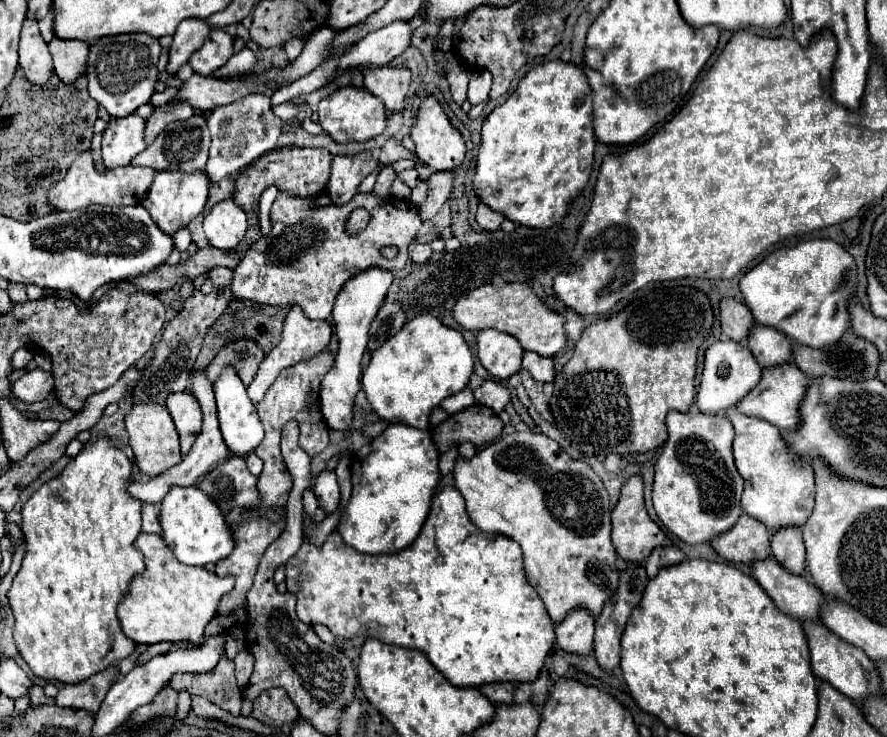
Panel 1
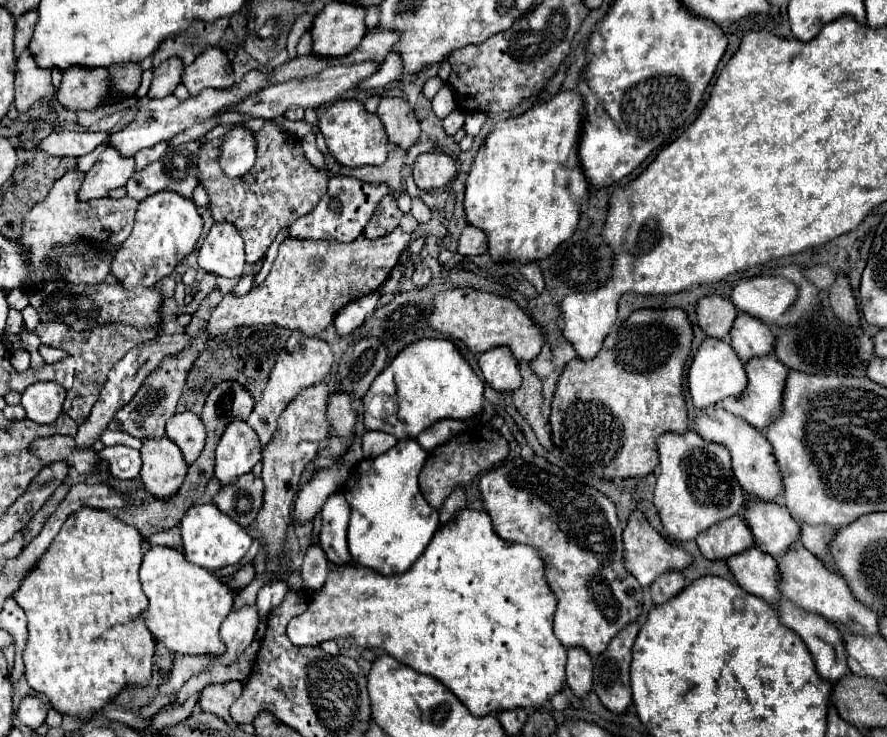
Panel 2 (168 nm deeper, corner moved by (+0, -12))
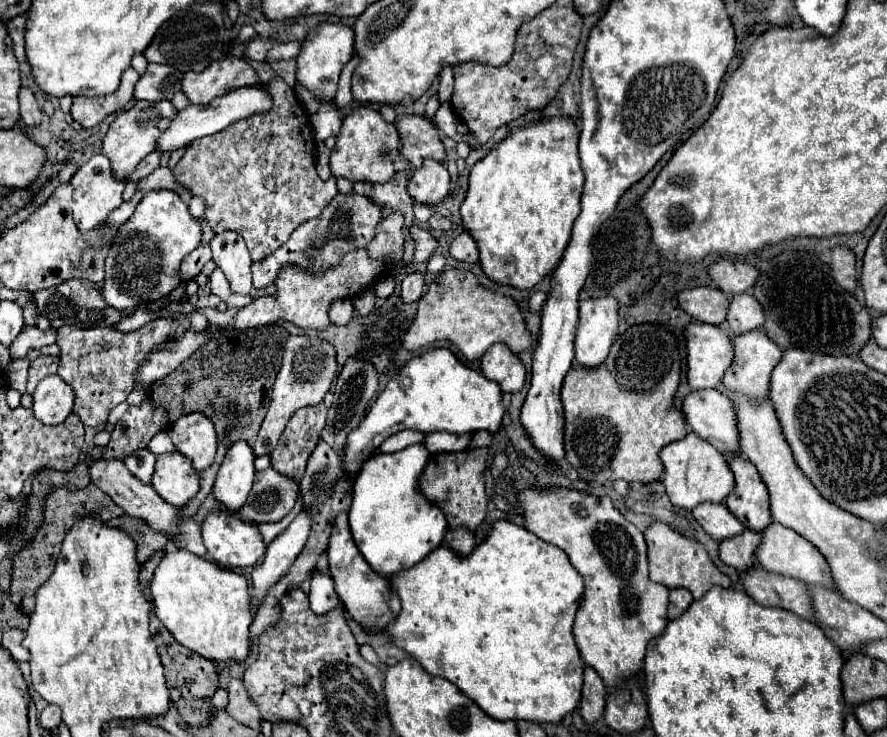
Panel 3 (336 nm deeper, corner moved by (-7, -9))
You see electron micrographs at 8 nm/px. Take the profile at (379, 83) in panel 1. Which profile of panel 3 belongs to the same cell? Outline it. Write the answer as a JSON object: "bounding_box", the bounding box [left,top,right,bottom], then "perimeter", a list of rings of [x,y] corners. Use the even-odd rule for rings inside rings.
{"bounding_box":[396,116,446,168],"perimeter":[[[400,116],[396,120],[396,128],[402,140],[400,152],[412,164],[412,168],[420,168],[426,158],[444,162],[446,150],[436,126],[430,120],[422,116]]]}

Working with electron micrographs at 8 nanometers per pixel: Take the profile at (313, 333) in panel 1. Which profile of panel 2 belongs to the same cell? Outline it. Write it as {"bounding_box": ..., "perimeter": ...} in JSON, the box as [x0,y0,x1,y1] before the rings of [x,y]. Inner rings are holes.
{"bounding_box":[247,331,333,445],"perimeter":[[[293,331],[287,345],[281,349],[279,357],[277,357],[277,363],[275,367],[271,369],[271,375],[269,375],[269,381],[267,381],[267,387],[261,395],[261,401],[255,403],[247,423],[257,431],[259,435],[259,441],[261,445],[267,445],[267,441],[271,439],[275,427],[277,427],[277,419],[281,415],[281,411],[287,407],[287,403],[291,399],[295,399],[295,395],[307,387],[307,385],[315,385],[319,381],[325,379],[325,375],[329,373],[331,369],[331,363],[333,363],[333,353],[331,353],[331,347],[317,339],[317,337],[307,337],[305,333],[301,331]]]}

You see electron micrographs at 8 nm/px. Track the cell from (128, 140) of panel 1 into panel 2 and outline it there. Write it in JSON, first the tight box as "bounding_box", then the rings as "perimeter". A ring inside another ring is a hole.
{"bounding_box":[79,147,135,199],"perimeter":[[[107,147],[91,171],[85,175],[85,181],[79,191],[79,199],[99,199],[105,197],[107,191],[125,187],[127,179],[135,173],[135,159],[123,157],[115,147]]]}

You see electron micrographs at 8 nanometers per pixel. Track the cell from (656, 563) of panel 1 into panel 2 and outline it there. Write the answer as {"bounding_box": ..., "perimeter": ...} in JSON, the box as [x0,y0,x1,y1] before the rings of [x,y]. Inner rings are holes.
{"bounding_box":[651,571,685,603],"perimeter":[[[667,571],[651,583],[651,593],[655,603],[665,603],[669,597],[677,595],[685,587],[685,577],[681,571]]]}

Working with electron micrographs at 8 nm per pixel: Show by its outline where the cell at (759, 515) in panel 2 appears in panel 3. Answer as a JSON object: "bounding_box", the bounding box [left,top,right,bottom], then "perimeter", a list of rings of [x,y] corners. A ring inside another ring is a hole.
{"bounding_box":[724,454,770,532],"perimeter":[[[726,454],[726,464],[734,474],[734,490],[726,496],[724,504],[730,512],[746,526],[756,532],[762,532],[770,518],[768,490],[754,470],[754,466],[740,454]]]}

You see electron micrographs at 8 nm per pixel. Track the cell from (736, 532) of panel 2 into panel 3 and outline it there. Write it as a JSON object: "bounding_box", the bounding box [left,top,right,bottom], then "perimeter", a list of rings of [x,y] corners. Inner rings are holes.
{"bounding_box":[692,502,744,540],"perimeter":[[[702,502],[692,510],[692,516],[698,520],[698,524],[716,540],[732,538],[734,534],[740,534],[744,526],[734,518],[734,514],[724,504],[714,502]]]}

